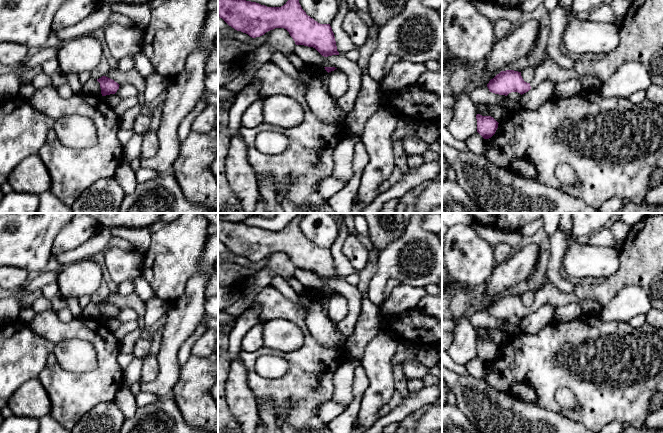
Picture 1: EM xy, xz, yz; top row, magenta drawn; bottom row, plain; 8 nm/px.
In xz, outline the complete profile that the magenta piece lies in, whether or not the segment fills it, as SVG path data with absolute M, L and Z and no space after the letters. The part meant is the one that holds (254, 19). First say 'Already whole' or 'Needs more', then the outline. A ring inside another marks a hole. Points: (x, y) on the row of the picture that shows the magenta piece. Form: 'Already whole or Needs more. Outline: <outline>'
Already whole. Outline: M218 0L218 17L235 30L246 33L252 38L260 37L275 28L284 28L296 45L313 47L324 57L339 55L330 24L320 24L308 16L299 0L288 0L281 7L267 7L246 0Z

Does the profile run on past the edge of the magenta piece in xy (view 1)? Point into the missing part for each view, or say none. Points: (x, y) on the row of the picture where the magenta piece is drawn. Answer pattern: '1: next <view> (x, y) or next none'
1: next none

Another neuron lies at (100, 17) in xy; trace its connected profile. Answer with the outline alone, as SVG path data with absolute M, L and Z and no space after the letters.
M100 3L85 19L79 23L52 32L63 42L74 38L91 35L99 28L105 28L110 23L113 14L107 4Z

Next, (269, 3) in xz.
M246 0L246 1L256 2L261 5L265 5L267 7L281 7L284 4L286 4L288 0Z

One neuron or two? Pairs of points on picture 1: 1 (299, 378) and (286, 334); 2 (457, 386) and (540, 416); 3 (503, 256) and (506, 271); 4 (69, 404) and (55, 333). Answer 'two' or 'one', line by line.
1: two
2: one
3: two
4: one

